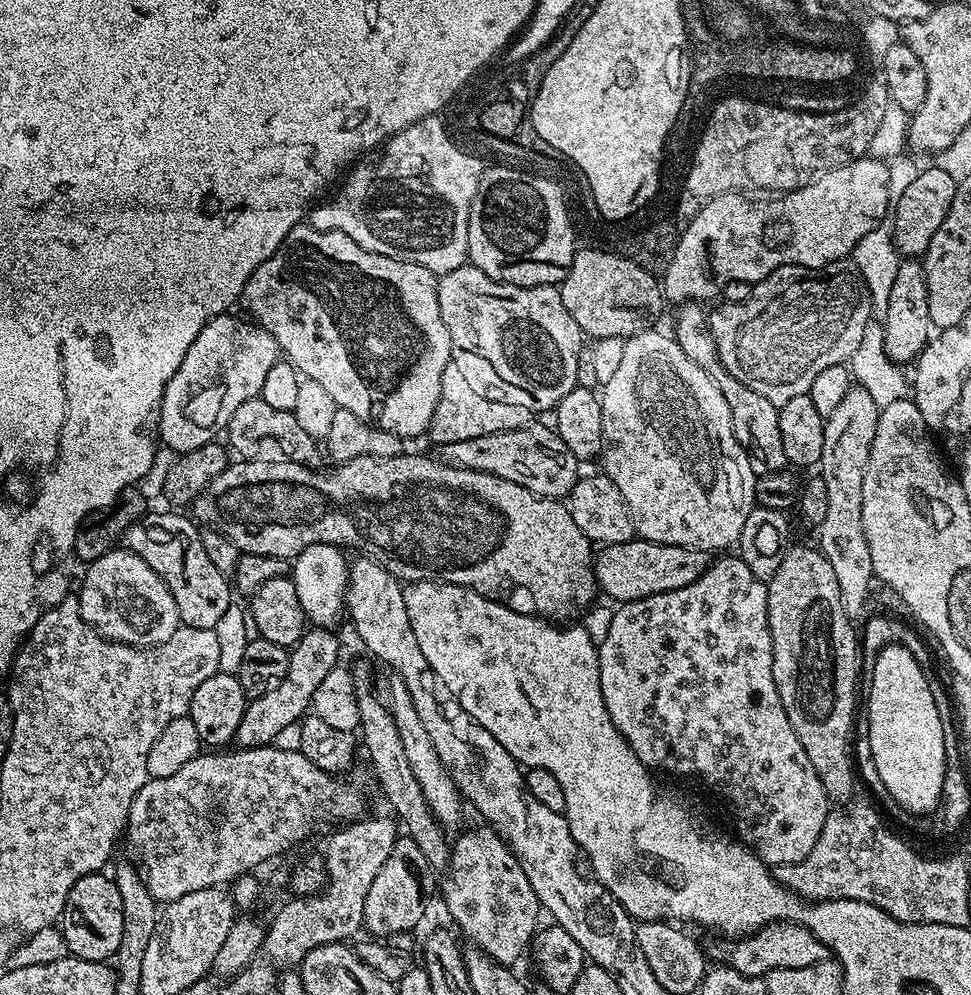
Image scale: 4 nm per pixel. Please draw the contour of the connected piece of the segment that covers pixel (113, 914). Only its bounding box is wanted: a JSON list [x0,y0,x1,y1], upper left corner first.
[62,875,122,961]

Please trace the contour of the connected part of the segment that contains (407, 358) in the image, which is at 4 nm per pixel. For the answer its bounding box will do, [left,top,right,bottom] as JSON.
[243,222,452,438]

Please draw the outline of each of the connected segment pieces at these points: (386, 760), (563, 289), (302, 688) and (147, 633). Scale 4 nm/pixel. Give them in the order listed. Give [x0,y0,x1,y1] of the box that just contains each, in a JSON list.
[[352,665,452,869],[560,246,666,339],[235,626,340,748],[78,546,181,648]]

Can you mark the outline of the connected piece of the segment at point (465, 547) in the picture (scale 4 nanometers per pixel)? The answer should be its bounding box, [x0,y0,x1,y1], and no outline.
[263,454,598,618]

